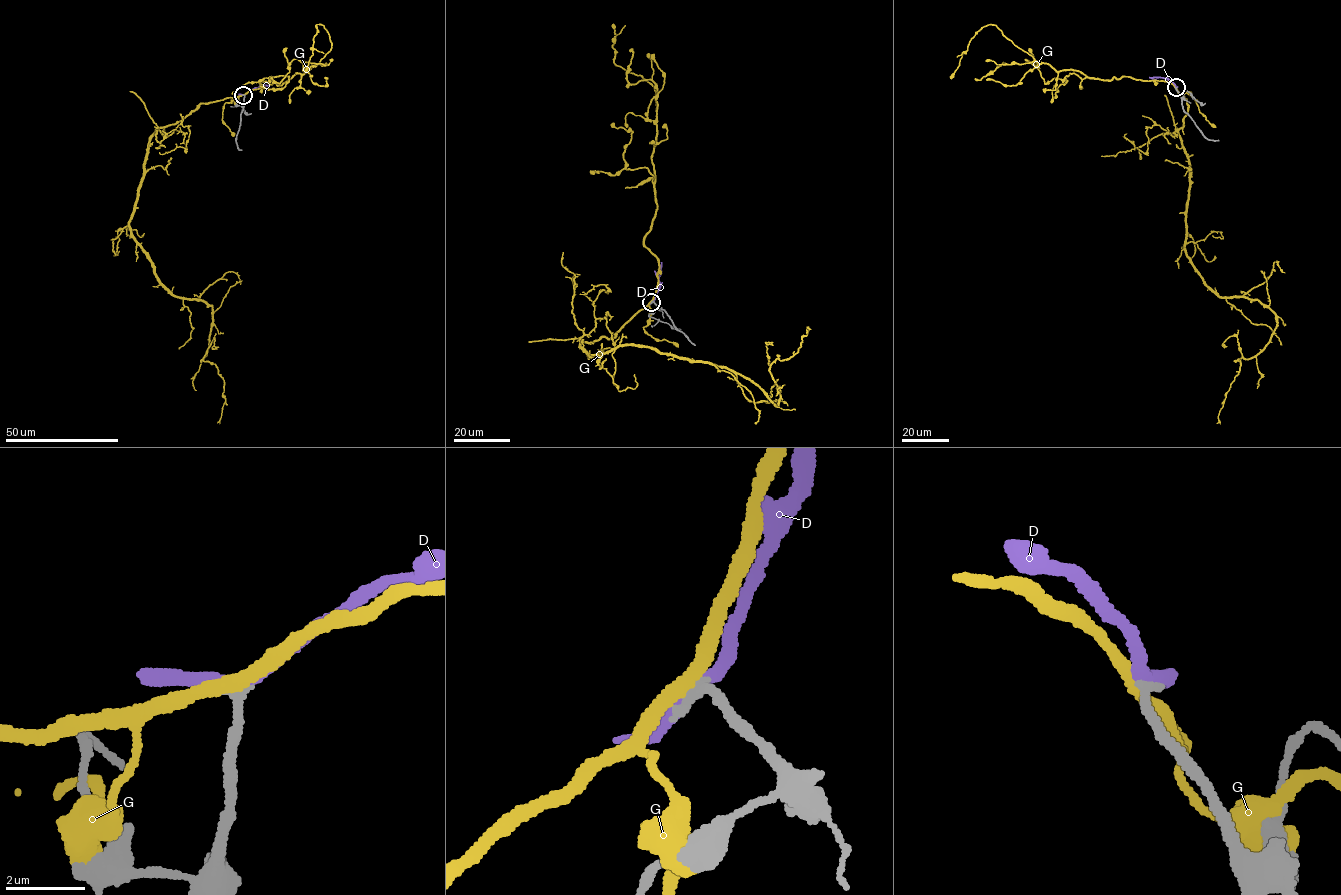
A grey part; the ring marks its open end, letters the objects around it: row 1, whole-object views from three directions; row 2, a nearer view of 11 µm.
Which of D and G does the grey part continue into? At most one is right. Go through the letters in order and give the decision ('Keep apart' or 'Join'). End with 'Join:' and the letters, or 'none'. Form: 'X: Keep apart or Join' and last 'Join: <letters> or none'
D: Join
G: Keep apart
Join: D

